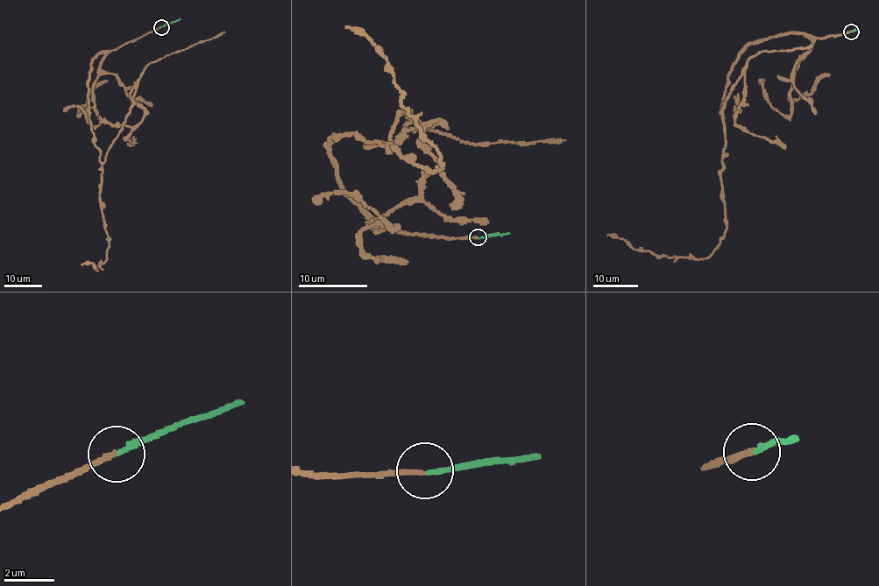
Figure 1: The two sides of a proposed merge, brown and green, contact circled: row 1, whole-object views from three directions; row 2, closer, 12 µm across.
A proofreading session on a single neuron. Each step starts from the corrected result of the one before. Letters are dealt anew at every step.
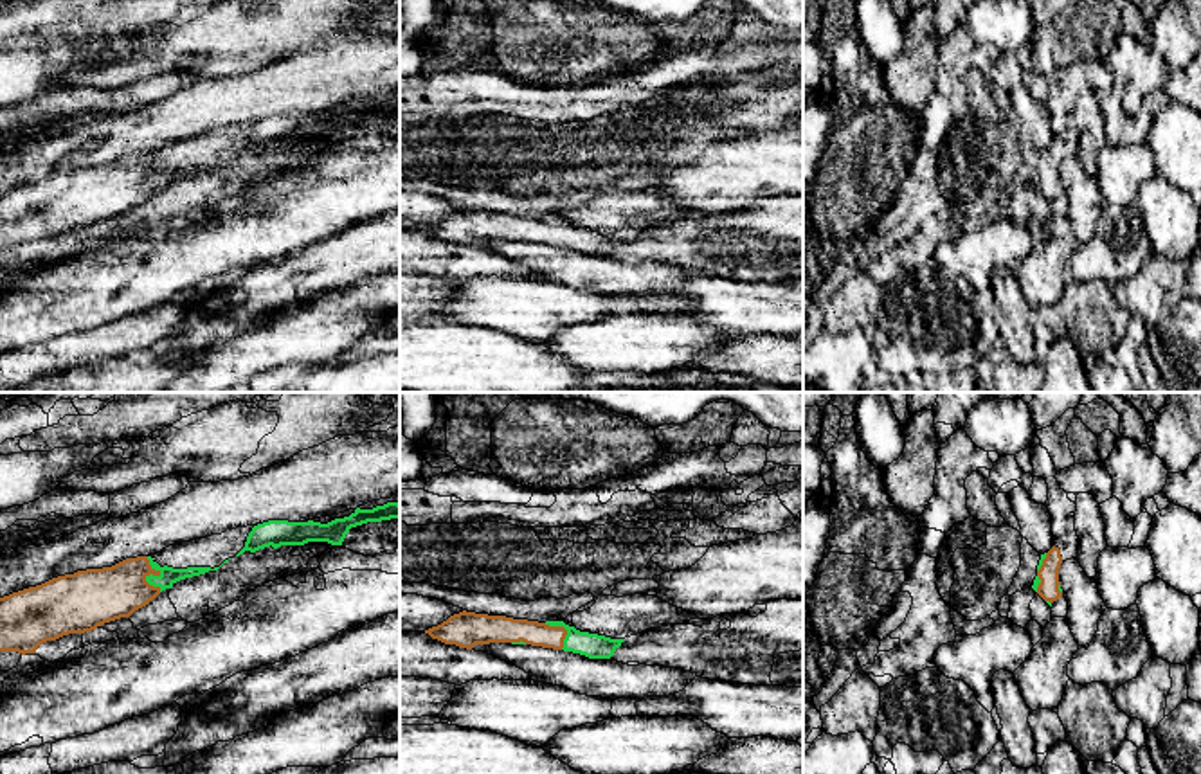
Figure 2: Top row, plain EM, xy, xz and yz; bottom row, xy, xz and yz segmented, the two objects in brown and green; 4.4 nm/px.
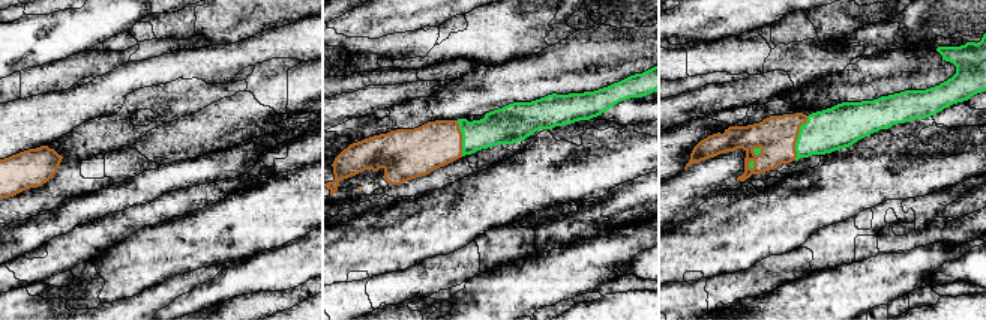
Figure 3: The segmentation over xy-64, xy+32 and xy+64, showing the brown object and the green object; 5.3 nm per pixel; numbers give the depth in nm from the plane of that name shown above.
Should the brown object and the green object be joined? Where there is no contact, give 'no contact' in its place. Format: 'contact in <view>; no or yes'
contact in xy; yes

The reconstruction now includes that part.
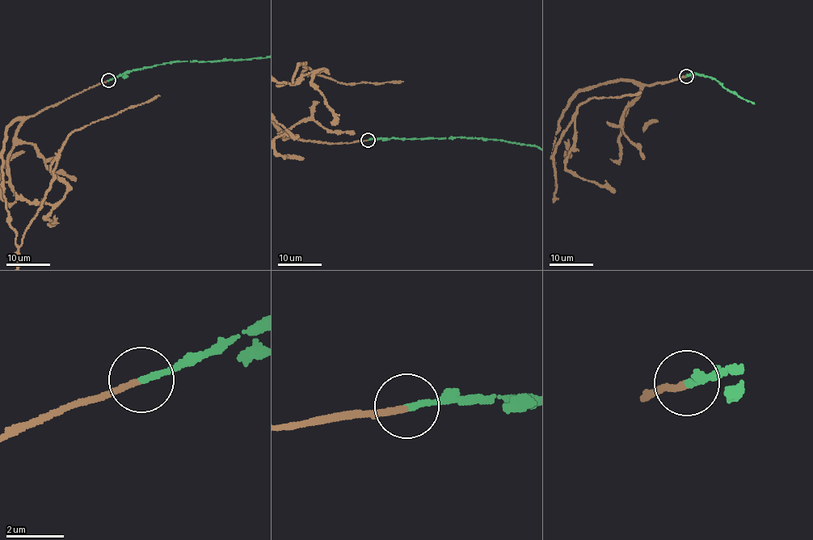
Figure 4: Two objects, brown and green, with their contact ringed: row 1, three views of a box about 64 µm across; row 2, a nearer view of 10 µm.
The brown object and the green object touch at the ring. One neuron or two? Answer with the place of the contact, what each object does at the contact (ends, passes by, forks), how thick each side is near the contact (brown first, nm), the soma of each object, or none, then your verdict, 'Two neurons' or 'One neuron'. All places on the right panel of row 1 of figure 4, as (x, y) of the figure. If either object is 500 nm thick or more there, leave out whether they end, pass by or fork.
Place: (686, 76). At the ring brown ends. At the ring green ends. Thickness 200 nm (brown) against 200 nm. Soma of brown: none. Soma of green: none. One neuron

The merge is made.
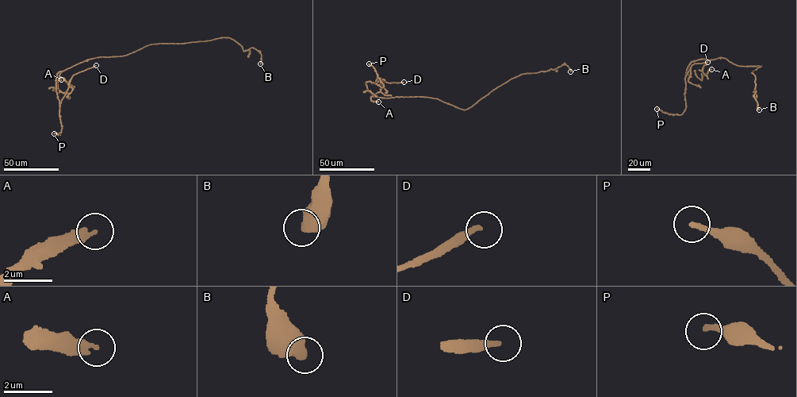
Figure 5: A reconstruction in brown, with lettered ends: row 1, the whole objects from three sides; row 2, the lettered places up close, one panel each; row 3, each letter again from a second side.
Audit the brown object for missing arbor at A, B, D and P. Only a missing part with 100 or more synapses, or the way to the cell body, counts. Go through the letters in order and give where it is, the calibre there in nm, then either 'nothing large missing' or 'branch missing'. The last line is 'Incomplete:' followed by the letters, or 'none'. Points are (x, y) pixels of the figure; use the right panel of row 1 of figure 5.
A: at (711, 69); 300 nm thick; nothing large missing
B: at (759, 109); 550 nm thick; nothing large missing
D: at (707, 62); 240 nm thick; branch missing
P: at (657, 109); 200 nm thick; nothing large missing
Incomplete: D

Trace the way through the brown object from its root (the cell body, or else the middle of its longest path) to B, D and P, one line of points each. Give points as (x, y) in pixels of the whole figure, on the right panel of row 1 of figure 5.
B: (737, 65), (761, 66), (751, 72), (755, 77), (753, 91), (756, 90), (753, 95), (759, 109)
D: (737, 65), (721, 57), (693, 61), (687, 70), (685, 87), (685, 75), (691, 66), (707, 62)
P: (737, 65), (721, 57), (691, 62), (685, 75), (683, 112), (680, 114), (668, 114), (657, 109)

